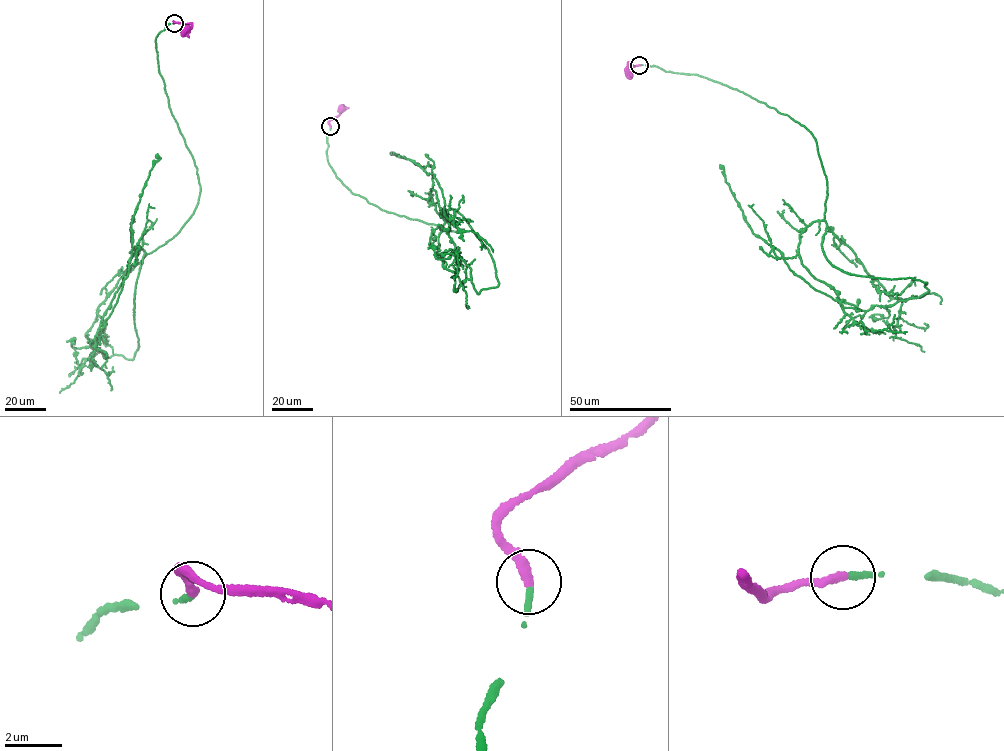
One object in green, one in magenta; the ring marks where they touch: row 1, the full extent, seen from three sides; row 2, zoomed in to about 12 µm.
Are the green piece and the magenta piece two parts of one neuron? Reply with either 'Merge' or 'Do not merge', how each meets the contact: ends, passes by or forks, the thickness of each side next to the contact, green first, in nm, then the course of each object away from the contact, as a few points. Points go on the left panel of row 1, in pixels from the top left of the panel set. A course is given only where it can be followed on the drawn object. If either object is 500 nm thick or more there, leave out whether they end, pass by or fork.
Merge. At the ring green ends. At the ring magenta ends. Thickness 240 nm (green) against 320 nm. Course of green: (174, 23), (157, 60), (198, 199), (142, 259), (134, 357), (108, 358), (94, 340), (156, 154). Course of magenta: (174, 23), (191, 24), (184, 30)

